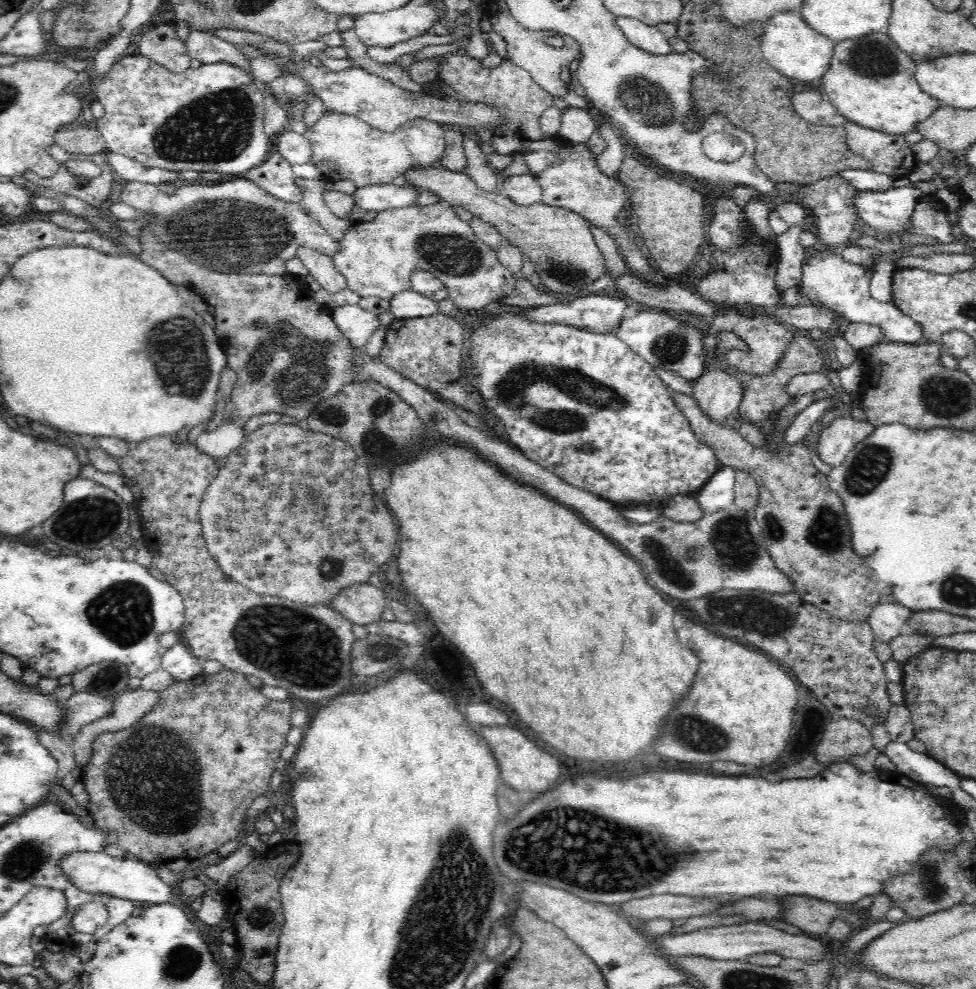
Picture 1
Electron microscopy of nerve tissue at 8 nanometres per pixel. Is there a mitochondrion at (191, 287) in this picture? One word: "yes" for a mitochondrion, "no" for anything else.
no

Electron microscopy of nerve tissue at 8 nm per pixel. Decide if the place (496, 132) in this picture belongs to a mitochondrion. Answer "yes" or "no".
no

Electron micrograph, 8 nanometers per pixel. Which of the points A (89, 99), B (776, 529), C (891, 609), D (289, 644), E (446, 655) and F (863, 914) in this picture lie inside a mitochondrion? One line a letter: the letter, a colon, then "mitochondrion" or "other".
A: other
B: mitochondrion
C: other
D: mitochondrion
E: other
F: other

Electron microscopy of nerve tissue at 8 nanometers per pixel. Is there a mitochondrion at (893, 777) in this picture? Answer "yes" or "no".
no

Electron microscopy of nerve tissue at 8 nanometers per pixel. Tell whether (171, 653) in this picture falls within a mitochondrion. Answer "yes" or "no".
no

